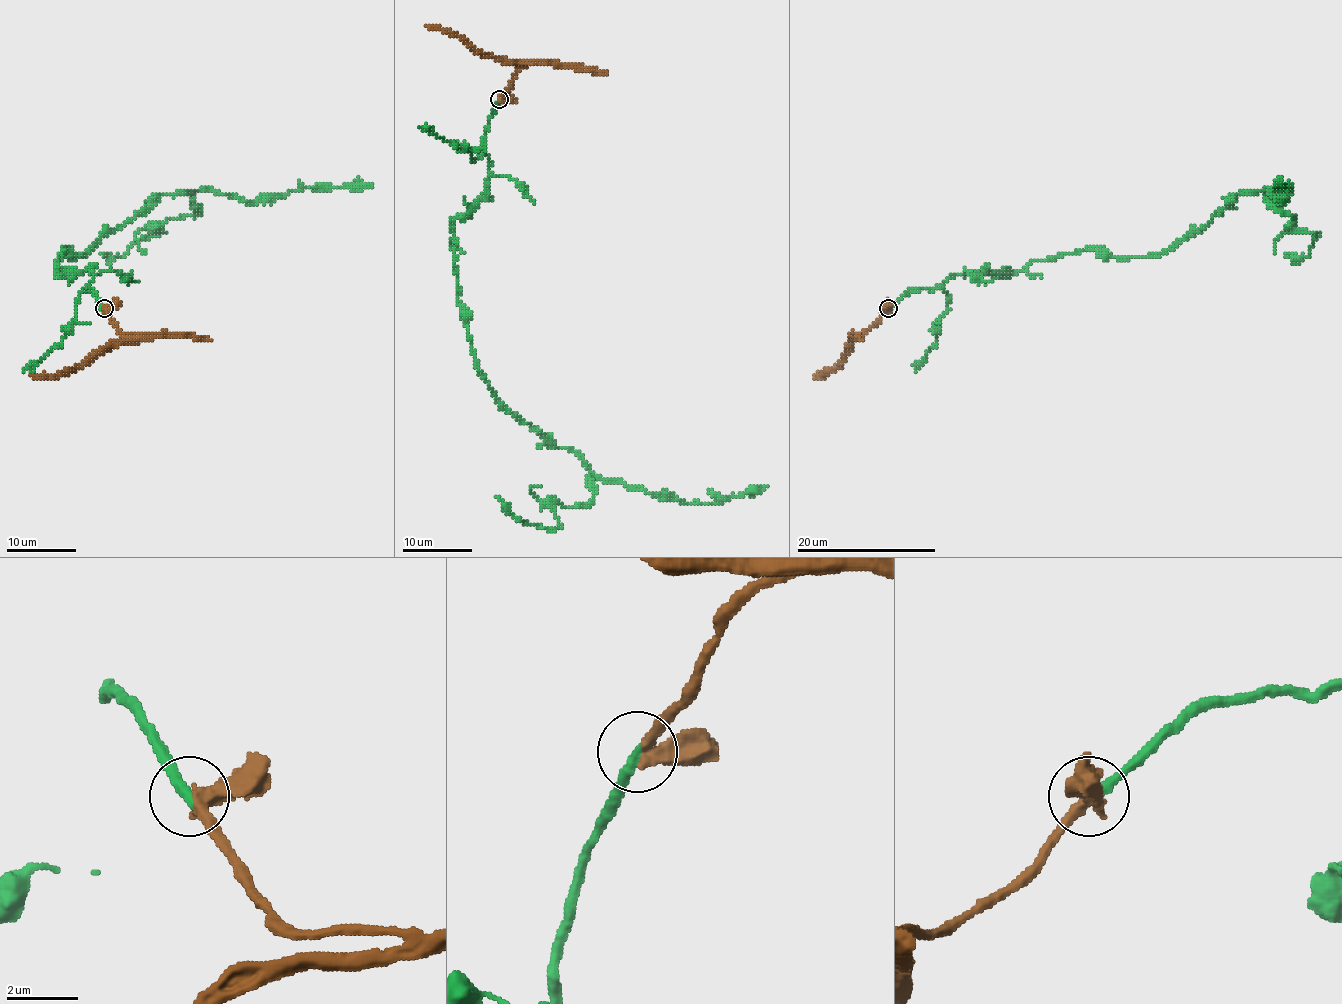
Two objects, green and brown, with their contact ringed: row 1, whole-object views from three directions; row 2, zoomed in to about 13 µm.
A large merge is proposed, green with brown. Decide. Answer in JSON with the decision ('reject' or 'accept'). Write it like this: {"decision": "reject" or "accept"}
{"decision": "accept"}

